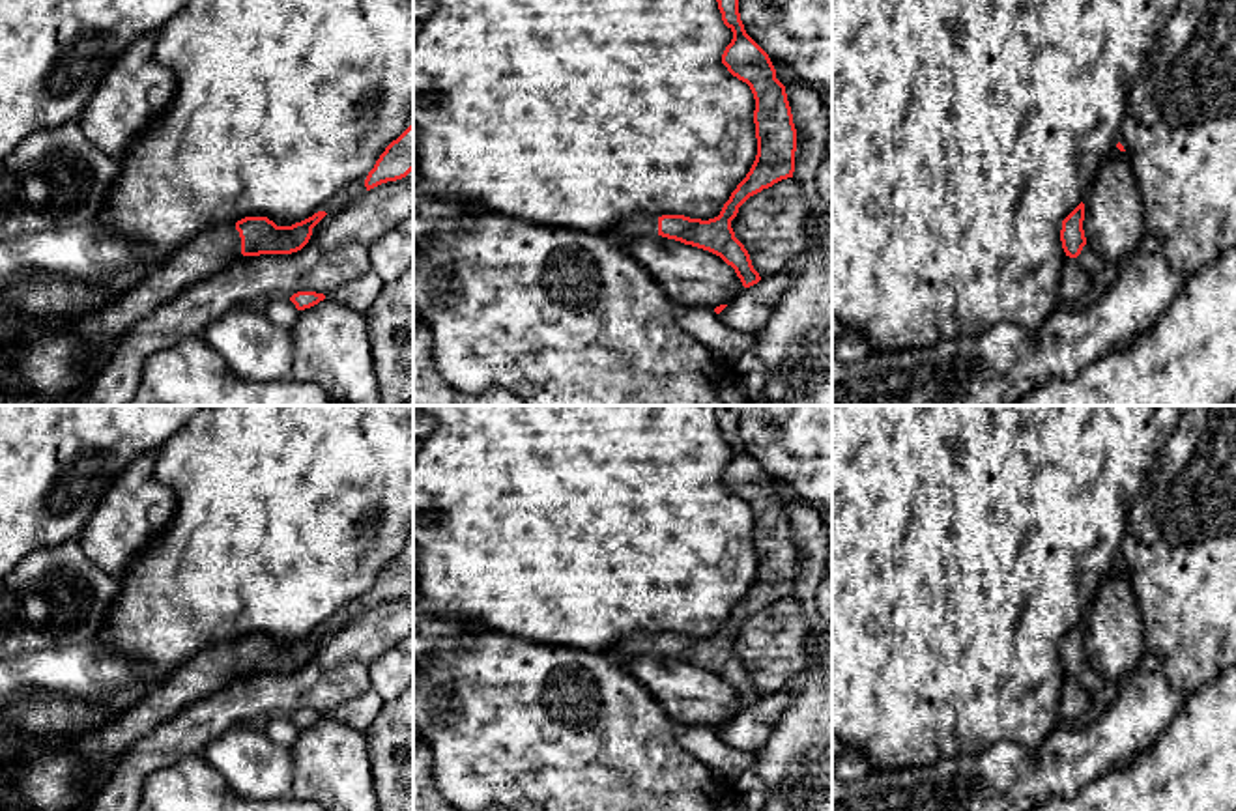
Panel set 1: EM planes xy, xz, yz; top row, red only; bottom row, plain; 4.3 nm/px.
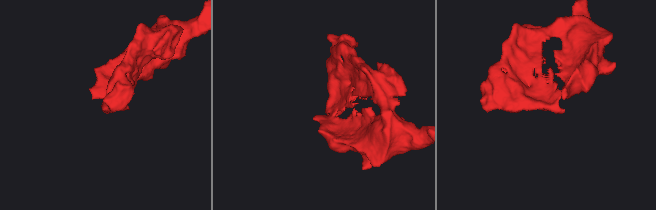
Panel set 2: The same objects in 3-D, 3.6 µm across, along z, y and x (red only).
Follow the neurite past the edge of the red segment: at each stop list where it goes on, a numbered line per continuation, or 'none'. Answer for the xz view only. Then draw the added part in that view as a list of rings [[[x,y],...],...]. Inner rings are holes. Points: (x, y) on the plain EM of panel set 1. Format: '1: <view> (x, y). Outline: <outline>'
1: xz (636, 645). Outline: [[[636,632],[619,639],[608,654],[619,663],[626,665],[640,658],[651,658],[658,654],[658,637],[643,632]]]

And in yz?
1: yz (1091, 679). Outline: [[[1088,663],[1083,665],[1081,673],[1077,675],[1088,695],[1094,699],[1105,686],[1105,678],[1092,669]]]

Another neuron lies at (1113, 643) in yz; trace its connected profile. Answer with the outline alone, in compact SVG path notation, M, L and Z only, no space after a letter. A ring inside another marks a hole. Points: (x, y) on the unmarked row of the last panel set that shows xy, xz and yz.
M1114 564L1099 581L1083 622L1086 663L1124 686L1144 658L1144 626L1126 570Z

